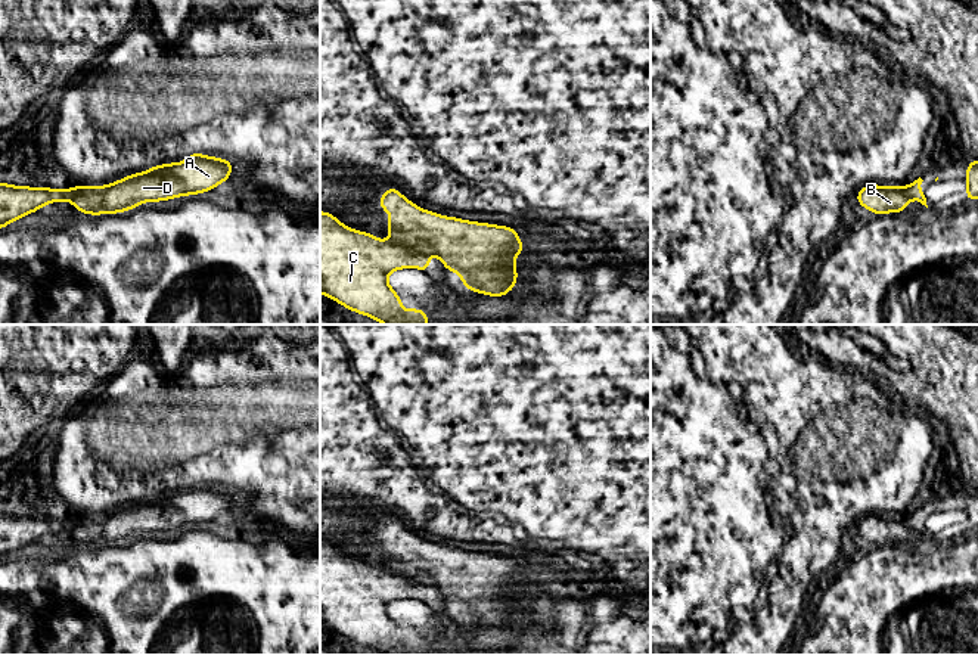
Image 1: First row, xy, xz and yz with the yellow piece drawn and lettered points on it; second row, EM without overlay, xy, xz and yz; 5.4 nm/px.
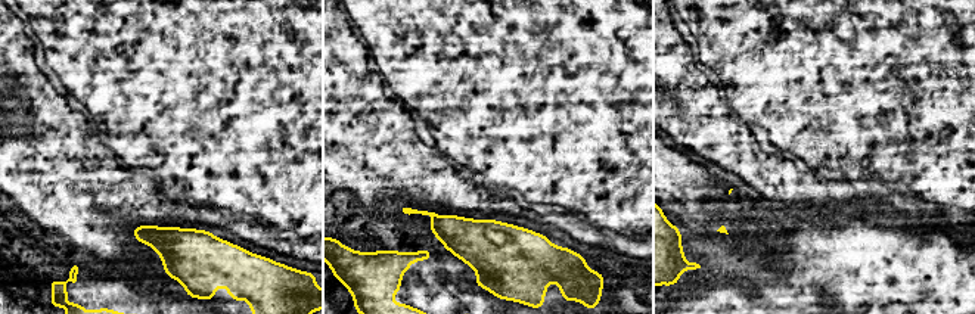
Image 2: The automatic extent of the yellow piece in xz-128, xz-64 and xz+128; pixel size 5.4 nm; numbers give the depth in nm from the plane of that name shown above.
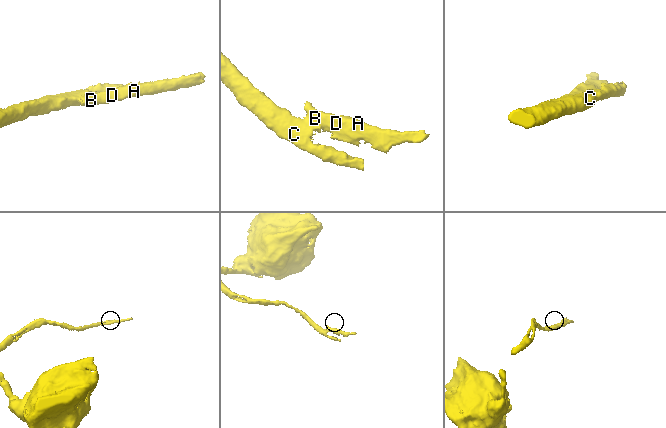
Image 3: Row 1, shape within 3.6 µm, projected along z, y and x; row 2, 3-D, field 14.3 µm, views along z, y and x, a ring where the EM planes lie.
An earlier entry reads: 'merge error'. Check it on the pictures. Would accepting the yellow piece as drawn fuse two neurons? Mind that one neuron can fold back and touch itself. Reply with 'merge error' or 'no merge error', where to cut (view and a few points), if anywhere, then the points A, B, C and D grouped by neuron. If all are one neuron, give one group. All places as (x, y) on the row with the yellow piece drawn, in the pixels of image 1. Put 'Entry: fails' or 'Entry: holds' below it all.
merge error; cut xz (391, 241), (428, 255); groups A B D / C
Entry: holds

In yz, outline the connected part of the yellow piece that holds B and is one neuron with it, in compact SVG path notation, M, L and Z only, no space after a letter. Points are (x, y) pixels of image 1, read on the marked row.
M869 183L856 195L857 204L872 211L875 215L888 212L903 212L909 205L909 198L901 186L876 186Z

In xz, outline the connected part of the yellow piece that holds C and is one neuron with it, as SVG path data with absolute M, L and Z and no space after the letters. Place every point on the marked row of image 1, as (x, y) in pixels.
M320 211L322 295L384 325L429 325L425 310L404 311L398 292L388 283L388 274L403 268L428 273L429 255L354 230Z

